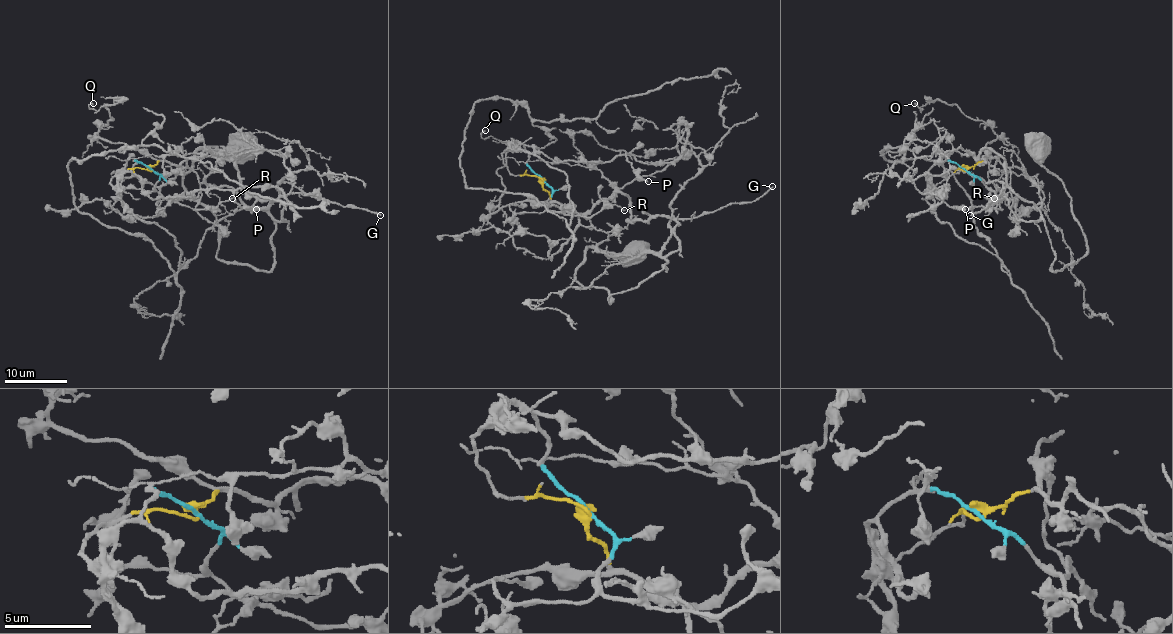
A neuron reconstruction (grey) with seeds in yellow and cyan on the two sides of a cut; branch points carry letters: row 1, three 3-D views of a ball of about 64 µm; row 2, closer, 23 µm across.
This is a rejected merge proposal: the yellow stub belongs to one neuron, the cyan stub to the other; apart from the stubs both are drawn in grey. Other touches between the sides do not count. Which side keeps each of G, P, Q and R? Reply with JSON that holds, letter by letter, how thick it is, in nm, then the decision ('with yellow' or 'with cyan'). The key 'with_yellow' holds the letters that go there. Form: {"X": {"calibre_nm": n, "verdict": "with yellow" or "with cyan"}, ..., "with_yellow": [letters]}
{"G": {"calibre_nm": 170, "verdict": "with yellow"}, "P": {"calibre_nm": 260, "verdict": "with cyan"}, "Q": {"calibre_nm": 140, "verdict": "with yellow"}, "R": {"calibre_nm": 150, "verdict": "with cyan"}, "with_yellow": ["G", "Q"]}

